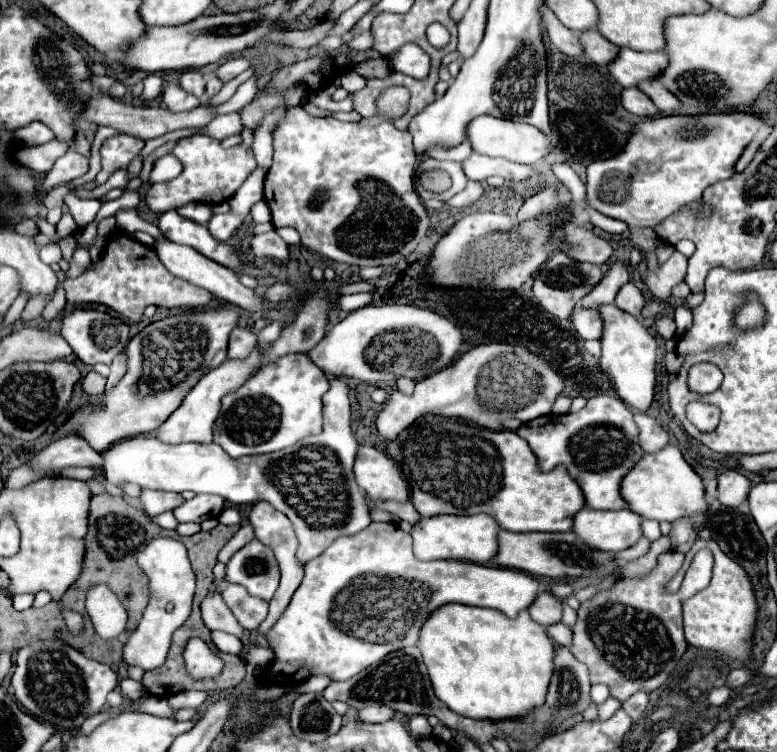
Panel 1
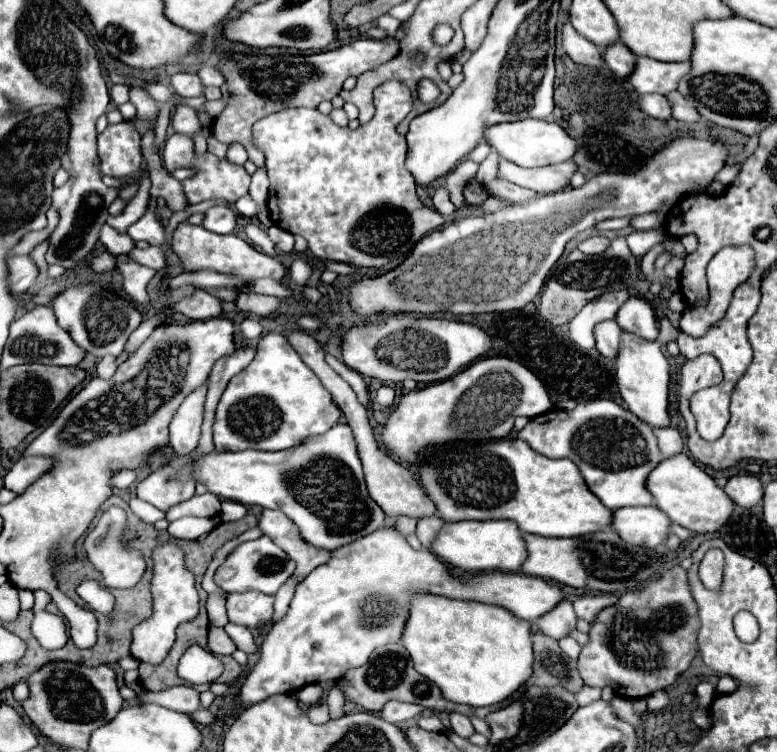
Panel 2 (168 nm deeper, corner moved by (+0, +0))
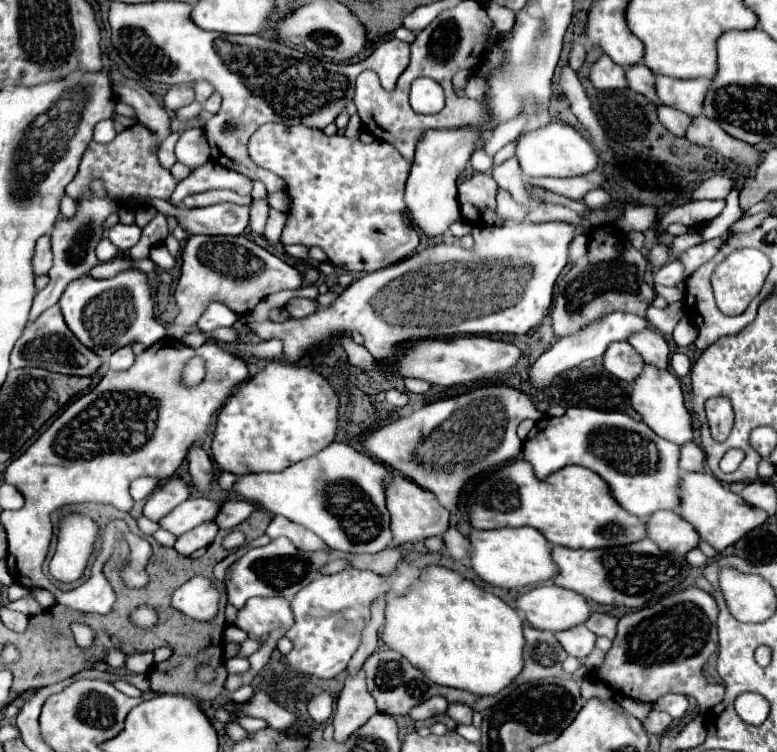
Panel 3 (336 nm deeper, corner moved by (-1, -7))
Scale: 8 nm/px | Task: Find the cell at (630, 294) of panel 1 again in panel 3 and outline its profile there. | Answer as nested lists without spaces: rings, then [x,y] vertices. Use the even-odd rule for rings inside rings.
[[[650,327],[638,335],[632,335],[628,343],[642,355],[646,365],[652,365],[660,371],[670,367],[670,347],[664,341],[662,333],[658,333],[656,329]]]

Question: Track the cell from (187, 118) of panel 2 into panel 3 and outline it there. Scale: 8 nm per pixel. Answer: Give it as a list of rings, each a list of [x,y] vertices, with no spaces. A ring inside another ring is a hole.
[[[188,129],[176,143],[176,157],[190,169],[196,169],[210,161],[210,147],[202,129]]]

